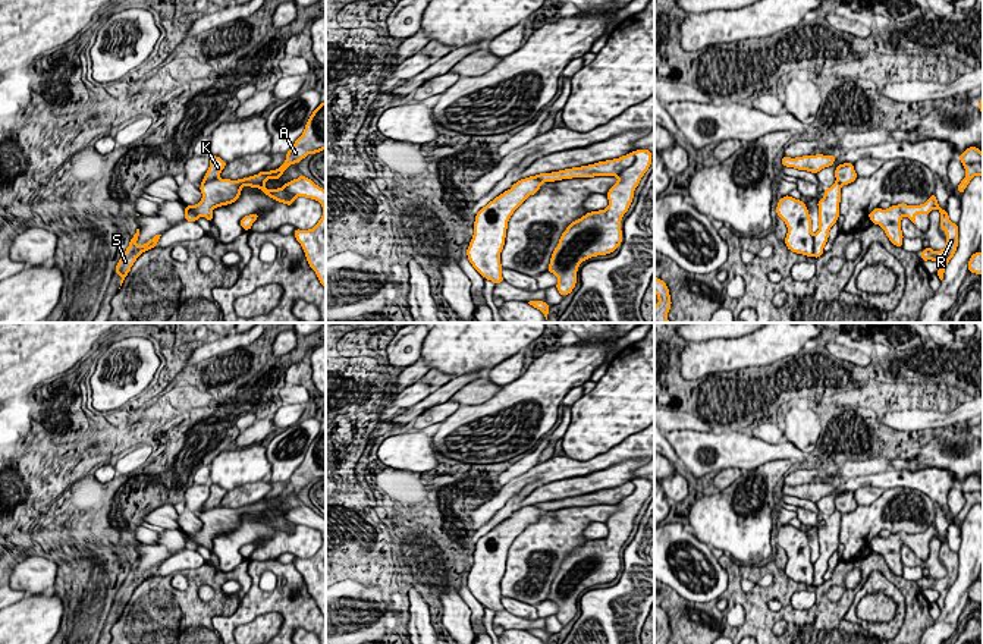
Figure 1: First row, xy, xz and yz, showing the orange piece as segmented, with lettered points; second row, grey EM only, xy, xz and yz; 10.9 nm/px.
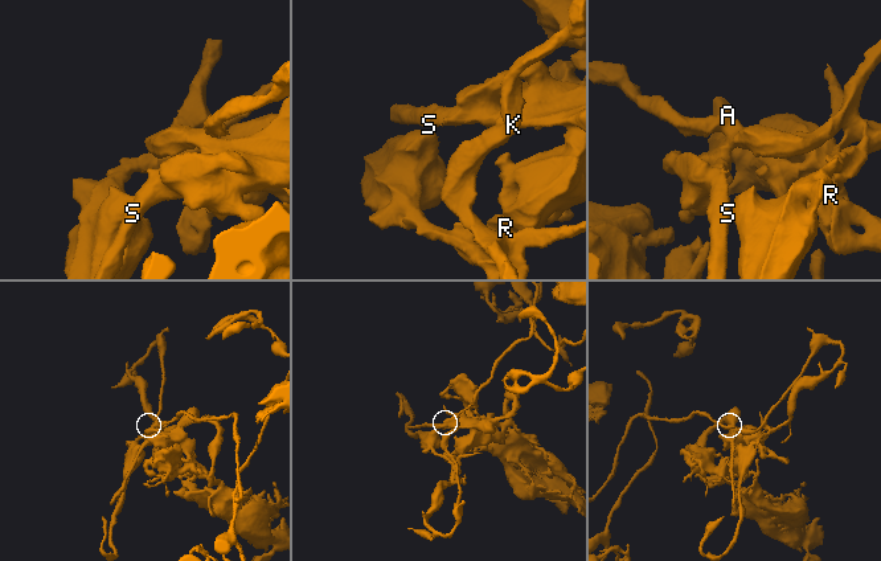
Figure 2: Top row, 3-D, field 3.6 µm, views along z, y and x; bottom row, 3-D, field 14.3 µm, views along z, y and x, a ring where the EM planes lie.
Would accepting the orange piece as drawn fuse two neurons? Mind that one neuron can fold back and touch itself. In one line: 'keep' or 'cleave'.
keep

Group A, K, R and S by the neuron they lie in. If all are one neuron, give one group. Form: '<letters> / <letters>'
A K R S

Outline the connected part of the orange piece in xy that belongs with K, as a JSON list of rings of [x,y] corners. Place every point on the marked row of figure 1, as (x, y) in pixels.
[[[326,101],[313,111],[302,135],[286,153],[285,163],[276,170],[263,170],[238,180],[222,179],[220,173],[227,163],[217,155],[210,155],[210,167],[200,186],[202,200],[195,205],[185,205],[185,220],[197,222],[200,217],[205,217],[211,222],[213,210],[238,201],[244,186],[258,188],[267,197],[286,205],[292,205],[298,197],[315,200],[323,207],[321,219],[313,229],[295,229],[293,236],[301,244],[308,266],[326,288],[326,191],[304,175],[277,189],[264,186],[268,179],[280,179],[290,164],[299,164],[308,154],[317,154],[323,150],[326,150]]]

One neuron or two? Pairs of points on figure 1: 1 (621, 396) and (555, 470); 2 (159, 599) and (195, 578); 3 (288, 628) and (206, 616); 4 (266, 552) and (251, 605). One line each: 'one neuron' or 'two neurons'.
1: two neurons
2: one neuron
3: two neurons
4: two neurons

